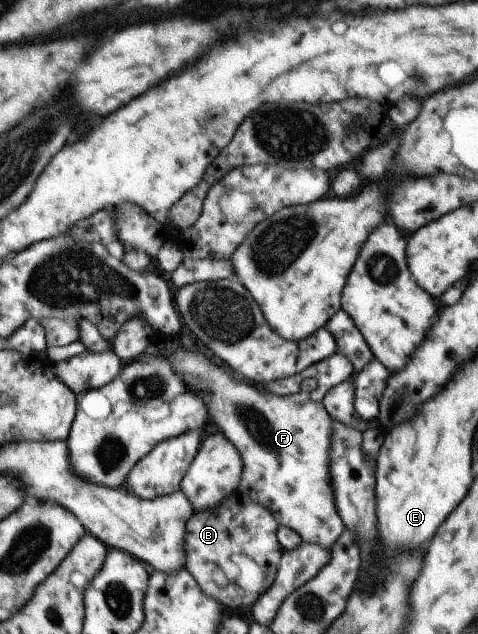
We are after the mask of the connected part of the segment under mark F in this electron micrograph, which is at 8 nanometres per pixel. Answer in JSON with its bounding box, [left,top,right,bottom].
[165,347,345,549]

